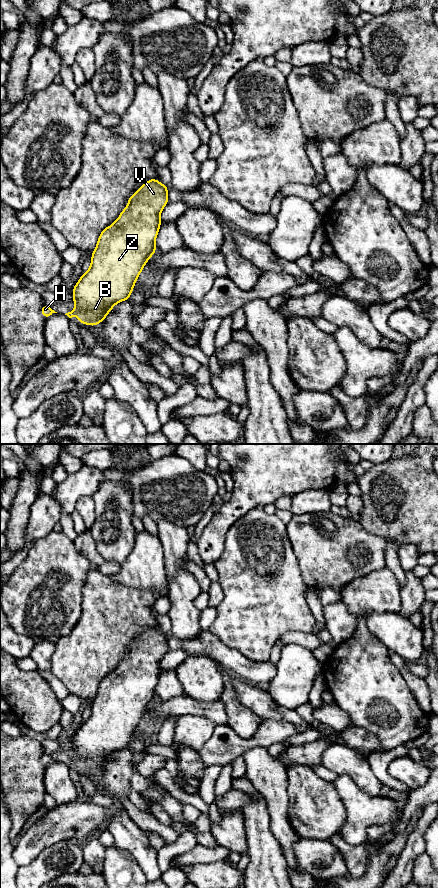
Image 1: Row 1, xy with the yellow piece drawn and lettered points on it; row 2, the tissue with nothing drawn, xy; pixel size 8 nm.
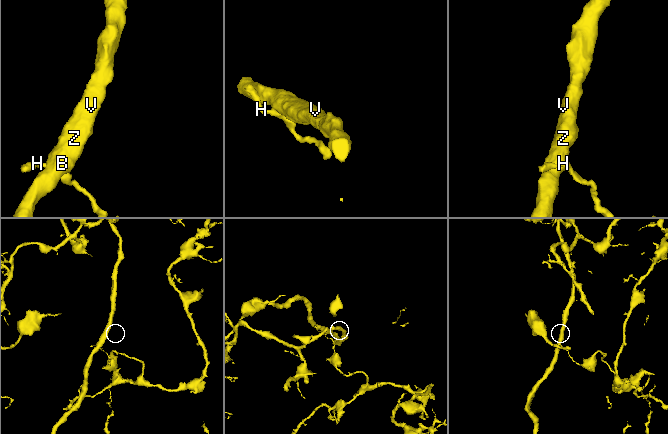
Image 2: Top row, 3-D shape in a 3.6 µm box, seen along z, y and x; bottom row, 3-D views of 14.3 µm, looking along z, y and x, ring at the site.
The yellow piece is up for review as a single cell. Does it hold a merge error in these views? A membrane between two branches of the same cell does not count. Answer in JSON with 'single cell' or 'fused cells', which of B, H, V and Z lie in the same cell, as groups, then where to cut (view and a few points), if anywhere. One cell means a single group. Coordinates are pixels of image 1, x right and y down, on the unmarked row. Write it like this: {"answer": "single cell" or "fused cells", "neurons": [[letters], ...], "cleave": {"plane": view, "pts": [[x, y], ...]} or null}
{"answer": "fused cells", "neurons": [["B", "V", "Z"], ["H"]], "cleave": {"plane": "xy", "pts": [[72, 760], [74, 763]]}}

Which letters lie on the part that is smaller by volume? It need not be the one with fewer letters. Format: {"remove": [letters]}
{"remove": ["B", "V", "Z"]}

